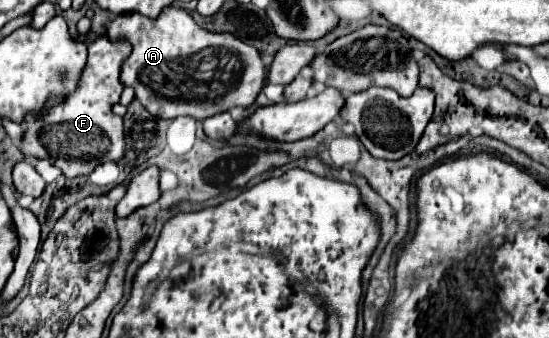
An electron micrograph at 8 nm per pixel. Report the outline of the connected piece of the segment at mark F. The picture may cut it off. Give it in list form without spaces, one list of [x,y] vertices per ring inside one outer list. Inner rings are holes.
[[[107,35],[89,43],[89,59],[81,71],[77,89],[71,91],[63,103],[53,105],[47,111],[27,113],[23,117],[25,133],[21,139],[21,153],[25,157],[47,159],[59,167],[65,177],[87,177],[93,169],[105,161],[119,161],[125,157],[125,133],[123,117],[111,109],[119,103],[123,83],[119,79],[123,61],[131,55],[131,43],[127,39],[111,41]]]

